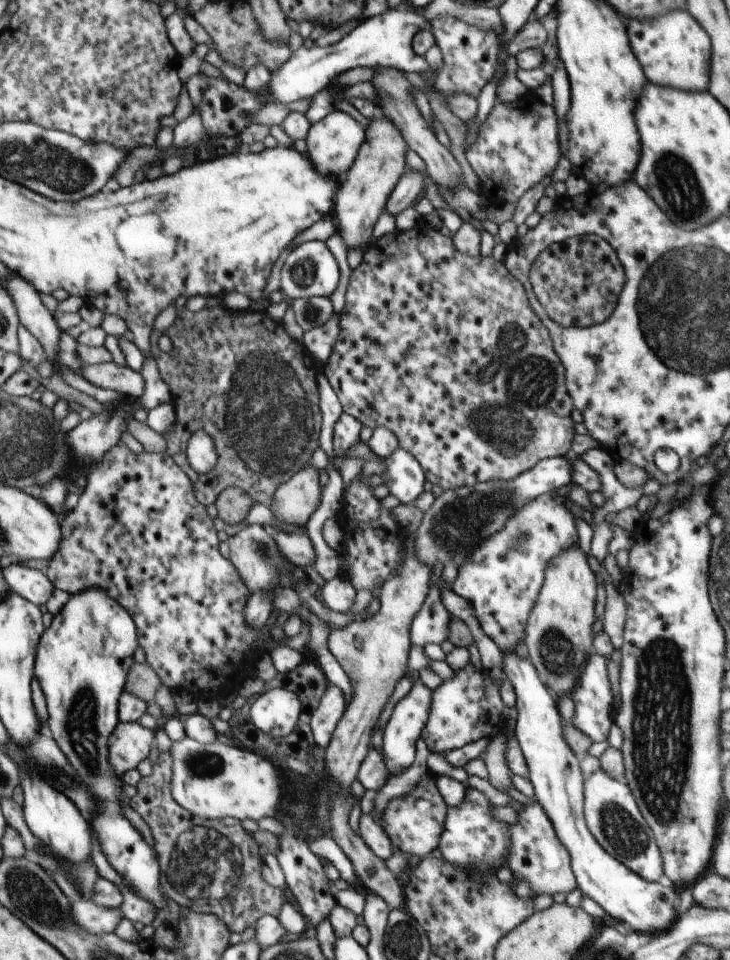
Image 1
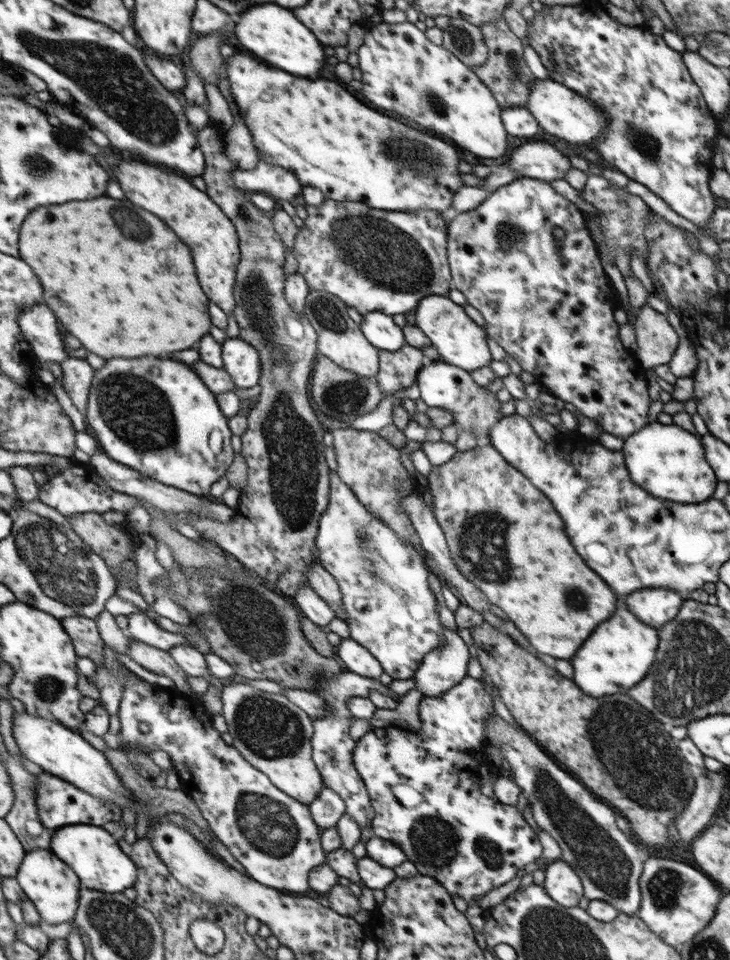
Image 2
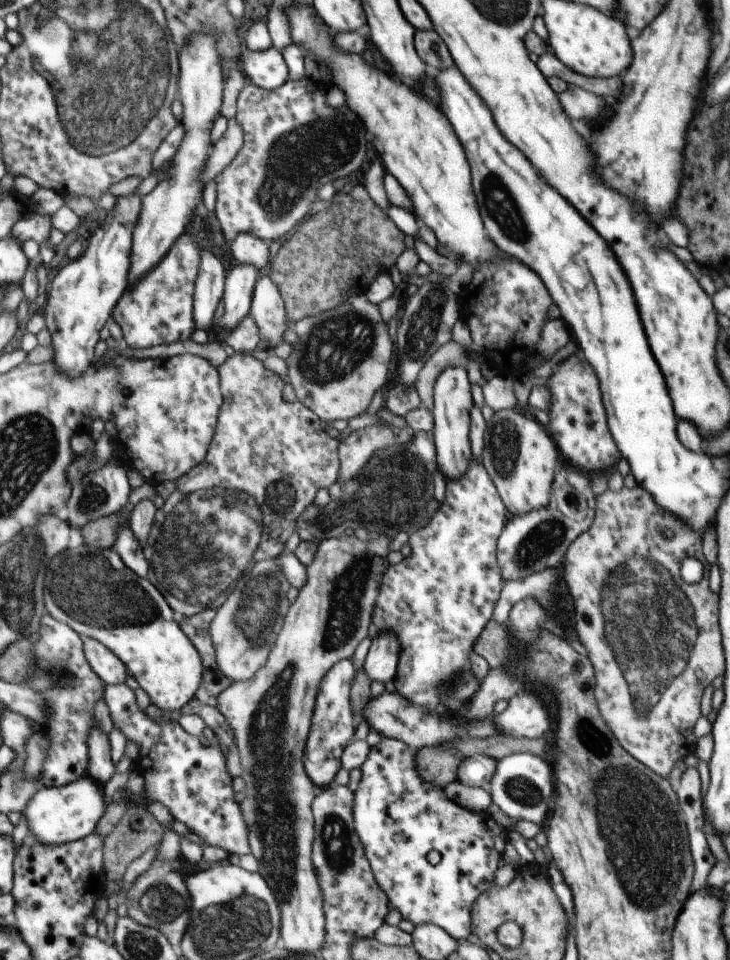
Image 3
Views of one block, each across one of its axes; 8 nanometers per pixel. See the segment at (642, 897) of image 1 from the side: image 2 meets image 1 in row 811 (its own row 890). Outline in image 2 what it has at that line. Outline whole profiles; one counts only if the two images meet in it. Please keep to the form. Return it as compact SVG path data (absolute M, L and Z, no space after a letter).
M549 862L544 874L546 876L542 885L554 902L562 907L578 907L584 894L584 886L568 862Z

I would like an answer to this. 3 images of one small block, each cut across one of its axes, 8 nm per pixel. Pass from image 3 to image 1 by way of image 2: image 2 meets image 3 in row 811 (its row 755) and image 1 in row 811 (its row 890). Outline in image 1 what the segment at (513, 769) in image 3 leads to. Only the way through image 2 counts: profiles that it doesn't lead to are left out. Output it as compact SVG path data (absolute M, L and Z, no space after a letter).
M598 770L583 783L583 793L585 821L598 844L645 881L658 882L664 874L662 855L652 829L644 822L628 783L609 778L606 773Z

